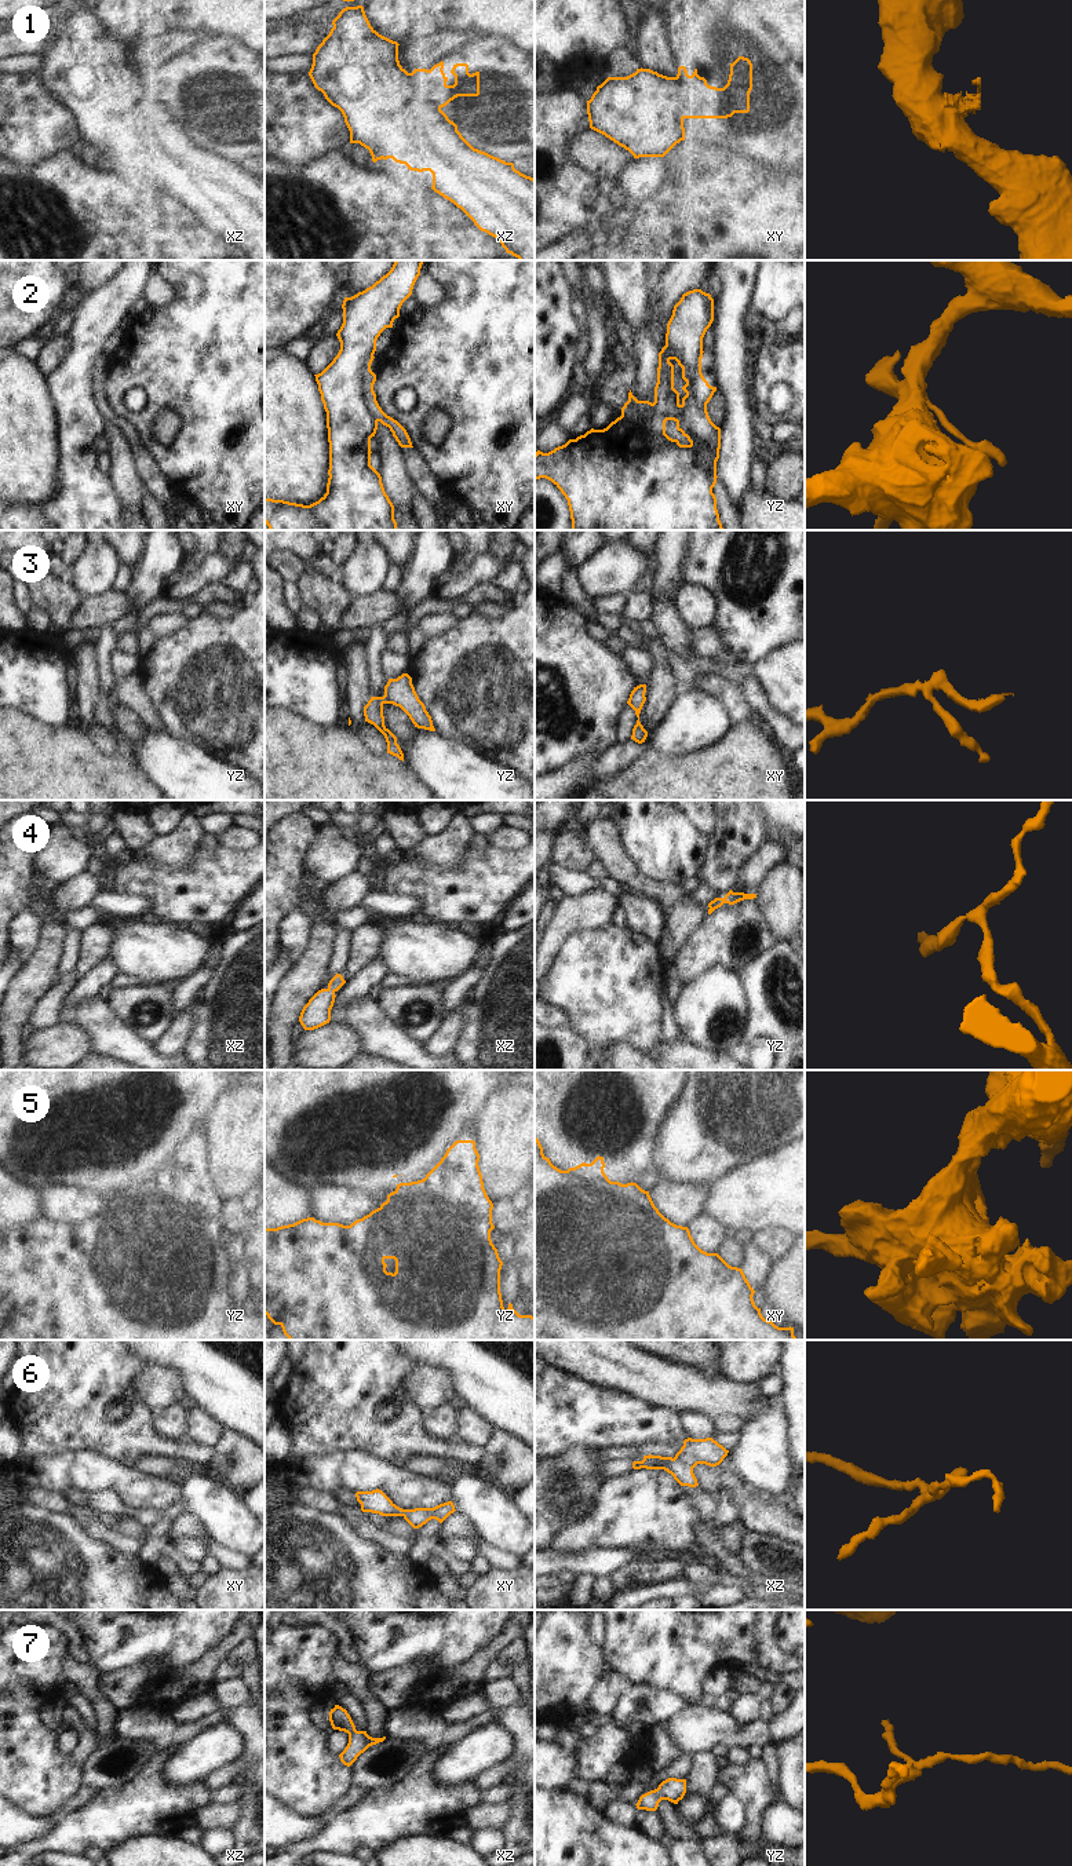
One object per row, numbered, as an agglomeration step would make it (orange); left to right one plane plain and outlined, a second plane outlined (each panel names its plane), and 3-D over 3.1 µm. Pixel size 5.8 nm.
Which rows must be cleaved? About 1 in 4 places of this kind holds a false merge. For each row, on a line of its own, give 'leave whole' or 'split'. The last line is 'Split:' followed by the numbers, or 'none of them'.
1: split
2: split
3: leave whole
4: leave whole
5: leave whole
6: leave whole
7: leave whole
Split: 1, 2

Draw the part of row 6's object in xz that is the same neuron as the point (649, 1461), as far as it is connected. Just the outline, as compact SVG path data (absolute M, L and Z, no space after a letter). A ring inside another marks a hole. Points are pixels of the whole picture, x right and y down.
M688 1438L683 1440L683 1446L674 1458L649 1454L643 1456L642 1461L634 1461L632 1468L664 1469L671 1474L681 1486L696 1487L699 1483L693 1474L693 1468L697 1464L717 1467L723 1461L728 1453L729 1450L712 1438Z

